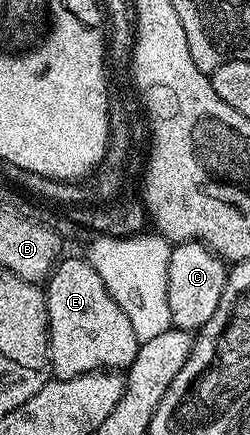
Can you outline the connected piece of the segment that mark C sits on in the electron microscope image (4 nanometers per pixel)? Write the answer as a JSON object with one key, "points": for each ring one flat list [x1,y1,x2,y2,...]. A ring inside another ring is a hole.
{"points":[[176,243,169,257,169,277,167,278,167,296,169,297,169,317,176,331,198,332,199,328,213,317,217,301,227,284,229,267,214,251,202,243]]}

